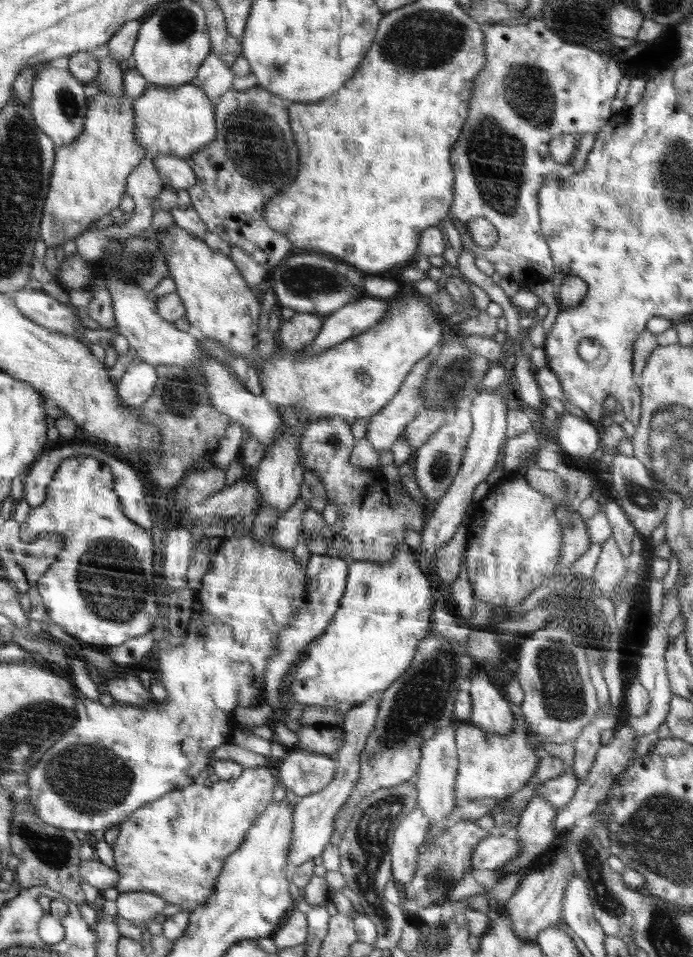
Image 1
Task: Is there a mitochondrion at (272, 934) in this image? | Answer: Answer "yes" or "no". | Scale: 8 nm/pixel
no

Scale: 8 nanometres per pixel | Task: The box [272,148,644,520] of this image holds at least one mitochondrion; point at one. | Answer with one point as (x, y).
(304, 280)

